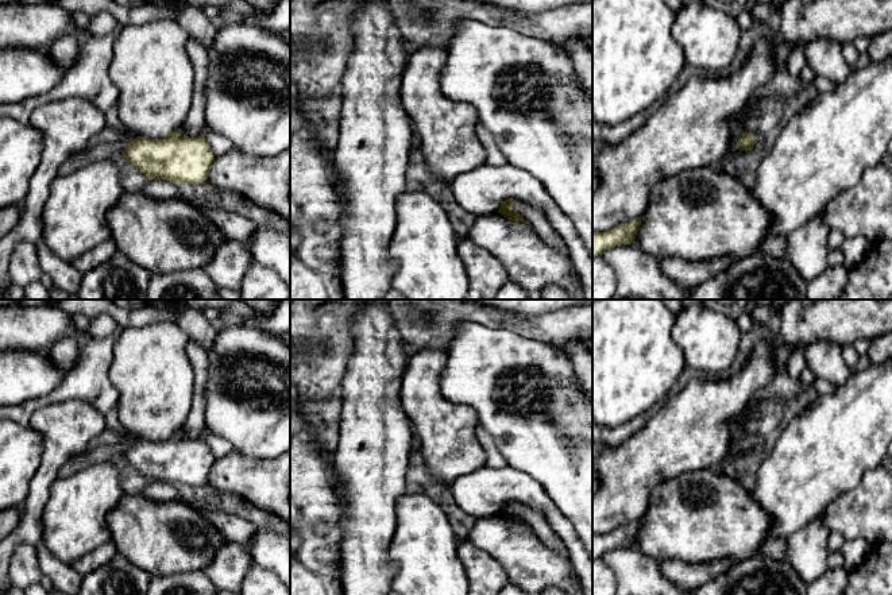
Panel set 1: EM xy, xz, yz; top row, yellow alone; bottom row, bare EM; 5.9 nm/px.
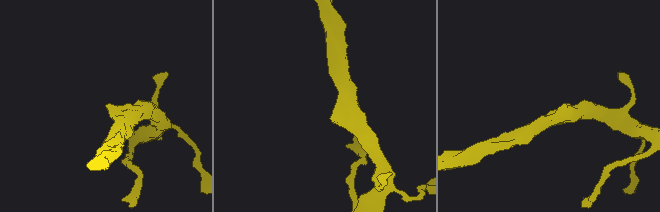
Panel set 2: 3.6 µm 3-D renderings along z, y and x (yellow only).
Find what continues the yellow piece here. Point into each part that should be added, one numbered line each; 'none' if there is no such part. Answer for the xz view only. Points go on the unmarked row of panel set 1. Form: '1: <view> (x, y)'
none

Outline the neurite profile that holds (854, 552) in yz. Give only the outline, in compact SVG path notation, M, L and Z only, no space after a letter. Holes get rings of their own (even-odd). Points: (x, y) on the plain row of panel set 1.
M862 538L845 540L841 549L843 555L843 568L849 572L857 568L868 556L872 546Z

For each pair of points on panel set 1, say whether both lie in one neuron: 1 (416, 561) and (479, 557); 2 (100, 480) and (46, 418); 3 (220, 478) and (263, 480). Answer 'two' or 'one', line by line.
1: two
2: two
3: one

